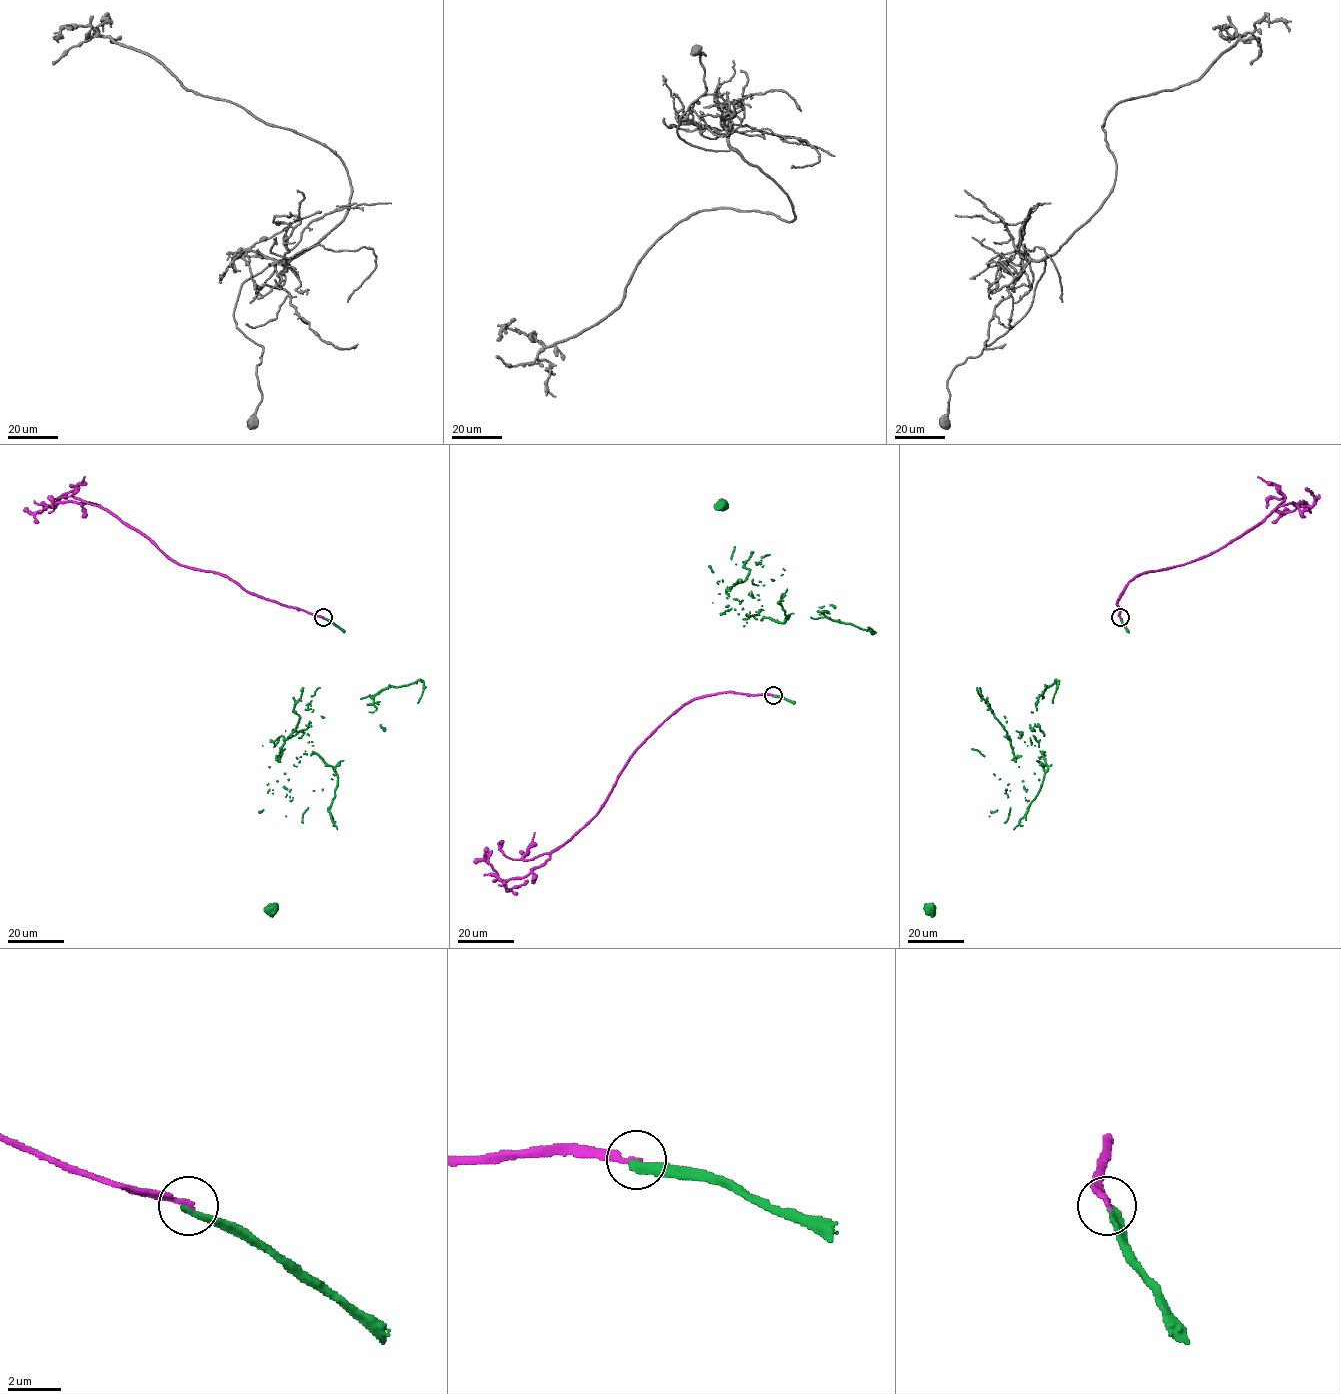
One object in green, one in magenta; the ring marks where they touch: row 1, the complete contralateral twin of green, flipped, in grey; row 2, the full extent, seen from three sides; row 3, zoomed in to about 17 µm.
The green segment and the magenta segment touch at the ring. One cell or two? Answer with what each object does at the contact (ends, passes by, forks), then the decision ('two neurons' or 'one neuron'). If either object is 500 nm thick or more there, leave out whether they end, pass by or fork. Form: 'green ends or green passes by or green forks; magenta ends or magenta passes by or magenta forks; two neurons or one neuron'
green ends; magenta ends; two neurons

